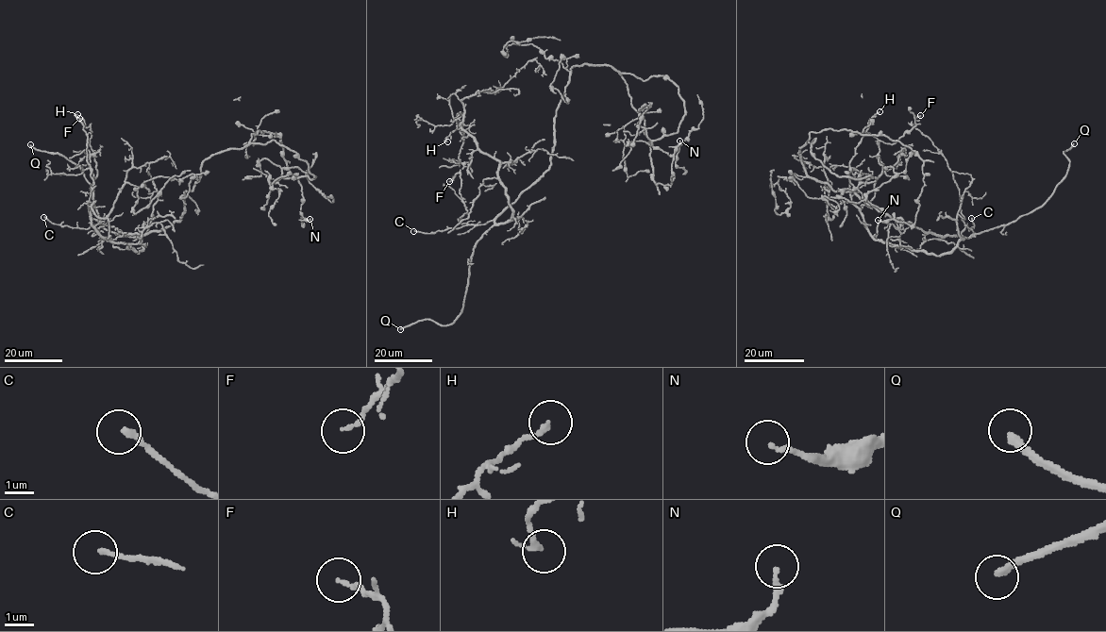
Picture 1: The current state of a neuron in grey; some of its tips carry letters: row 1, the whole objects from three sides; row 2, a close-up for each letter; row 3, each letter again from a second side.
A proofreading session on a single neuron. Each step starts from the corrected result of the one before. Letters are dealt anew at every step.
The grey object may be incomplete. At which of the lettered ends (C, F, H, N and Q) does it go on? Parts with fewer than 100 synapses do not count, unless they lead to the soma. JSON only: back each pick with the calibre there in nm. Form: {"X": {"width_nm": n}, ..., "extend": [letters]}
{"Q": {"width_nm": 260}, "extend": ["Q"]}

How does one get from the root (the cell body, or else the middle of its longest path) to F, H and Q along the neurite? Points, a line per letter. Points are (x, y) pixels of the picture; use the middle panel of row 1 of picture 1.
F: (553, 148), (549, 168), (483, 224), (459, 222), (467, 211), (460, 193), (460, 174), (457, 173), (449, 181)
H: (553, 148), (549, 168), (496, 224), (511, 221), (513, 212), (499, 162), (460, 127), (463, 112), (447, 141)
Q: (553, 148), (549, 168), (497, 217), (477, 242), (463, 308), (455, 320), (440, 325), (422, 319), (400, 329)

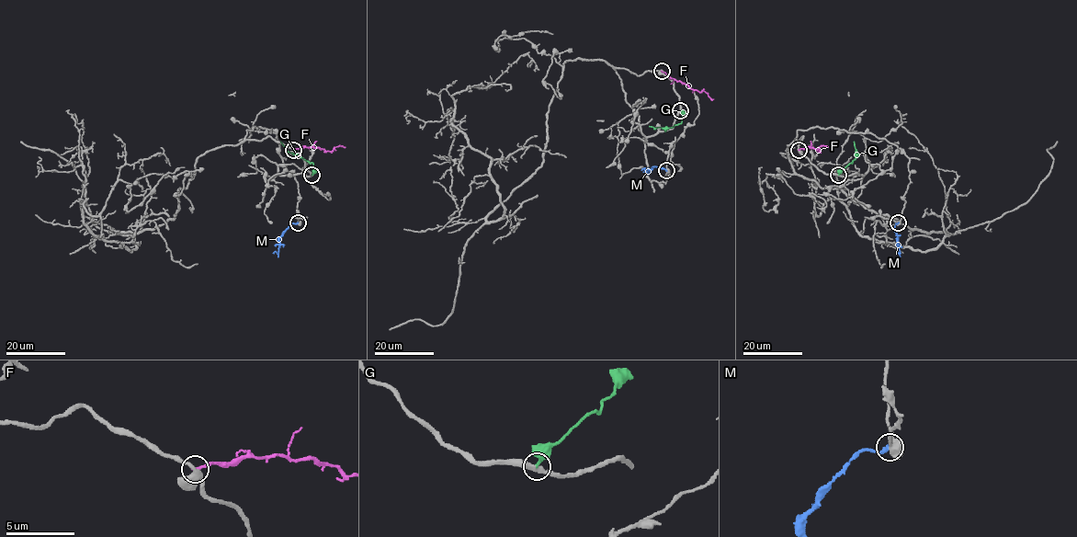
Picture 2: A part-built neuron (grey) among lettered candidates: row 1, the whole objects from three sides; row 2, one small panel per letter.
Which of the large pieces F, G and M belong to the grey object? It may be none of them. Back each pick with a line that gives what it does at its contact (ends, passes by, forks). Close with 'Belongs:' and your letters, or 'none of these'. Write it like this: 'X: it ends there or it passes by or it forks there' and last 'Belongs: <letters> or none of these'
G: it ends there
Belongs: G

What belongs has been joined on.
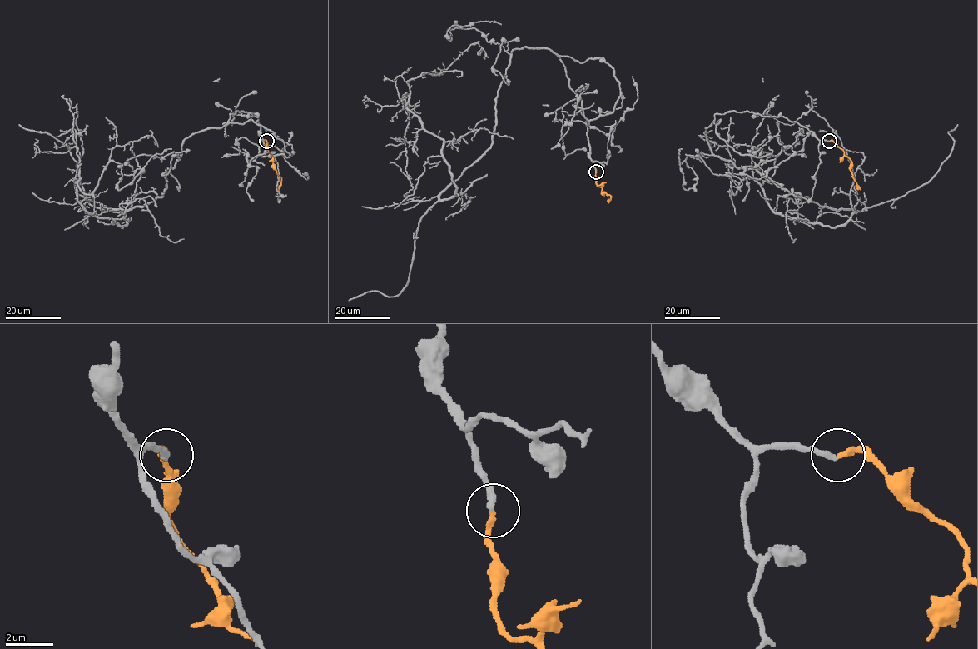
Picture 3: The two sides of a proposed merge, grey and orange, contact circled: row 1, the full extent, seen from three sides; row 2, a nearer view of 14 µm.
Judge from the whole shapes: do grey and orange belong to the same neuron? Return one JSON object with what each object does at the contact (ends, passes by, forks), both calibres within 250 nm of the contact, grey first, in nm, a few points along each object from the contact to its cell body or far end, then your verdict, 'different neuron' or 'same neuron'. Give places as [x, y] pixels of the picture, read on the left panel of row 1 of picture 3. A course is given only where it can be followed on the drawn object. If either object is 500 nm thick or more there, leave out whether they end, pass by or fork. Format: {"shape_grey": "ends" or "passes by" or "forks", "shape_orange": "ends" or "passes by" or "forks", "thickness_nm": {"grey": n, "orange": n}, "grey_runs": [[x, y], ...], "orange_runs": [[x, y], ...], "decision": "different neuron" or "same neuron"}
{"shape_grey": "ends", "shape_orange": "ends", "thickness_nm": {"grey": 240, "orange": 200}, "grey_runs": [[266, 141], [238, 111], [192, 133], [161, 197], [110, 210], [122, 227], [77, 200], [117, 146], [158, 147]], "orange_runs": [[266, 141], [273, 167], [280, 179], [278, 189]], "decision": "same neuron"}

